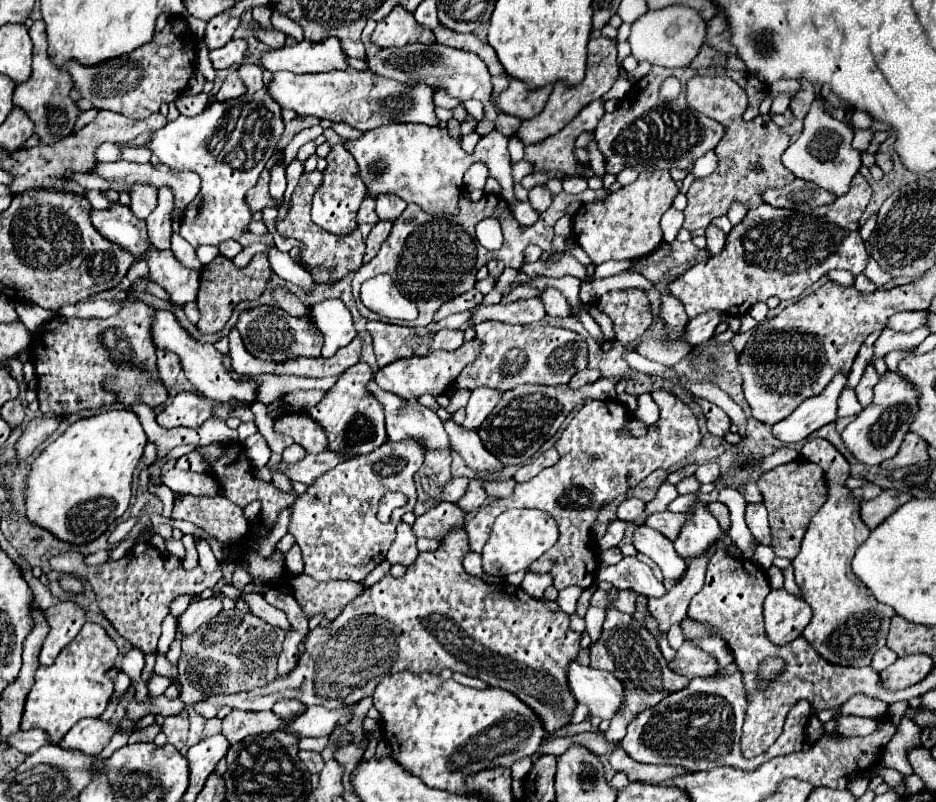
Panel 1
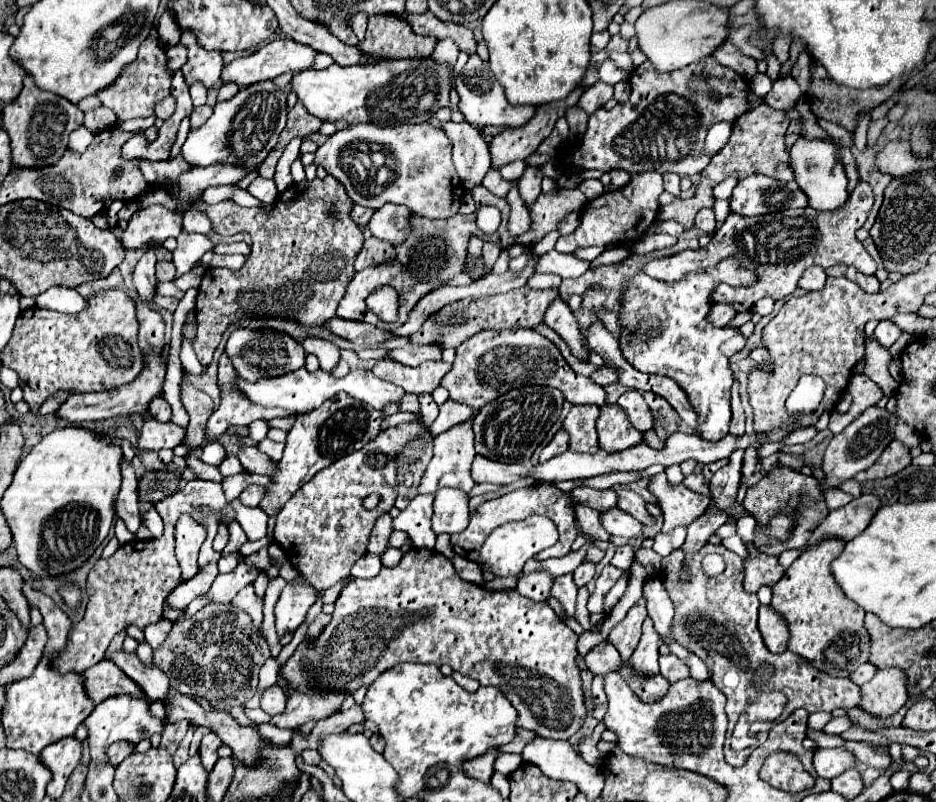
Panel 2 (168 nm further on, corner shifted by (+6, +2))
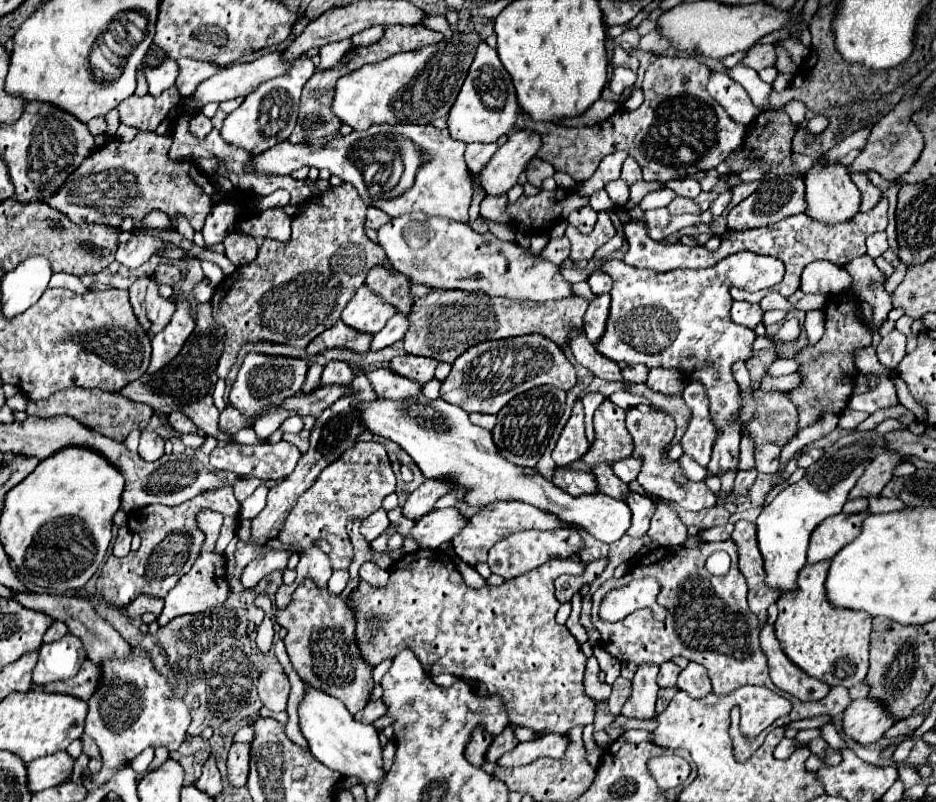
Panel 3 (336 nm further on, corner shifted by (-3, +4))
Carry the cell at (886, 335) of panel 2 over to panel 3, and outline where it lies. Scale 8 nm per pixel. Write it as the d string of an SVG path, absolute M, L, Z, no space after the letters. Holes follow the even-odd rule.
M897 329L885 335L877 345L877 357L887 369L891 369L889 371L891 377L897 375L897 365L905 357L905 335Z

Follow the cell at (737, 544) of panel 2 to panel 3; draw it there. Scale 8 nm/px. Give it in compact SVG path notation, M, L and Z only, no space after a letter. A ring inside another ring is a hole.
M727 523L724 526L716 526L700 533L700 537L705 542L722 542L730 539L730 530L734 529L734 525Z

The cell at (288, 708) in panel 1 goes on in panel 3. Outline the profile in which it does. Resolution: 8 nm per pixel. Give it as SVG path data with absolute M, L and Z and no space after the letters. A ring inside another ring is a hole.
M269 663L259 675L259 699L269 711L285 711L289 697L289 679L281 663Z

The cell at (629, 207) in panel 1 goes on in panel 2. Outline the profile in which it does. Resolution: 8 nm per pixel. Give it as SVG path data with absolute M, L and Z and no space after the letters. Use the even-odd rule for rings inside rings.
M640 173L638 177L632 177L630 183L618 191L610 191L600 195L594 201L588 201L582 209L582 223L576 229L576 233L568 237L560 237L556 243L556 251L560 253L574 253L576 249L590 247L590 245L620 245L620 243L632 243L640 239L646 229L656 221L658 213L658 197L664 191L662 187L662 175L660 173Z

